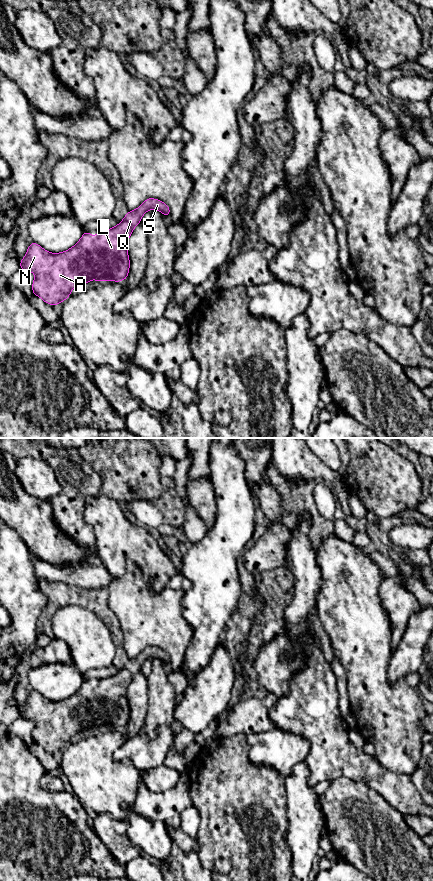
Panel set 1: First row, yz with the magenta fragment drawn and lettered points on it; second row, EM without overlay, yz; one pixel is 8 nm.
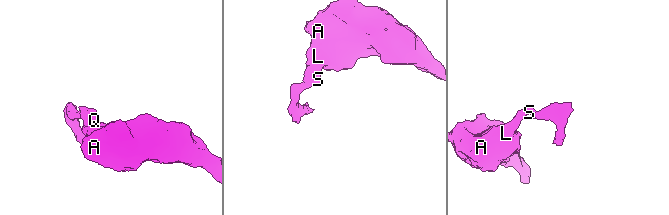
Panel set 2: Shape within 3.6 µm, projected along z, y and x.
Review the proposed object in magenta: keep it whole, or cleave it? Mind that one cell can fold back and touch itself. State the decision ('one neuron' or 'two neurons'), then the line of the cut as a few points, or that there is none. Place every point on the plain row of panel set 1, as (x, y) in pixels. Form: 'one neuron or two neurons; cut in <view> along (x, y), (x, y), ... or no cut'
one neuron; no cut

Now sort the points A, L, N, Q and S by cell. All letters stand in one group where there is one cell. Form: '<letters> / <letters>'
A L N Q S

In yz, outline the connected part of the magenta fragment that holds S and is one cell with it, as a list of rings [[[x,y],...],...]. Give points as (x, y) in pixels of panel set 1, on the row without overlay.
[[[148,646],[140,655],[129,659],[117,674],[97,679],[96,685],[83,680],[81,687],[64,700],[50,701],[32,690],[20,709],[20,717],[34,721],[33,742],[55,754],[64,750],[79,732],[93,727],[98,731],[126,728],[130,715],[127,690],[148,658],[170,663],[167,652]]]

